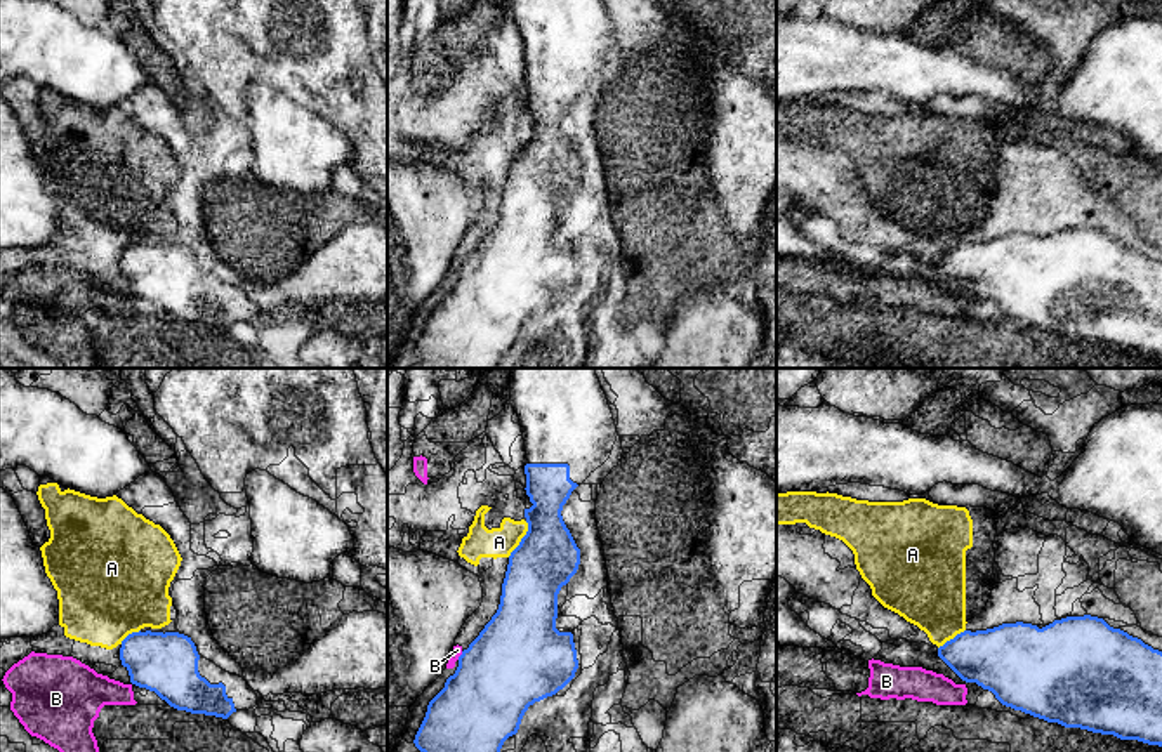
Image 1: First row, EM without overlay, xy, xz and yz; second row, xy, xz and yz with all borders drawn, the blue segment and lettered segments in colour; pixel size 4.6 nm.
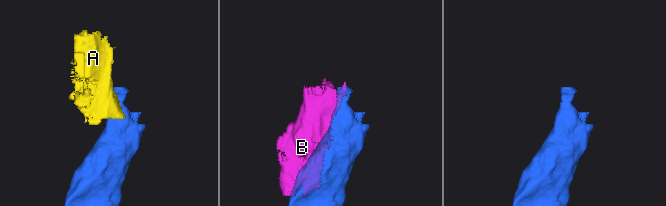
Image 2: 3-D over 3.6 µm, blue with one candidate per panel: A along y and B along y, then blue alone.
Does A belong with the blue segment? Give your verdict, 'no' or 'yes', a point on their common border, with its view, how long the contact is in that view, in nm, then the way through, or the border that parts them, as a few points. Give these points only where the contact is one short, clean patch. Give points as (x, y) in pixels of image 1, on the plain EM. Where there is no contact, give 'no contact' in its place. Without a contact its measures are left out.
no | xz (521, 150) | 190 nm | along xz (527, 132), (527, 143), (508, 167)

